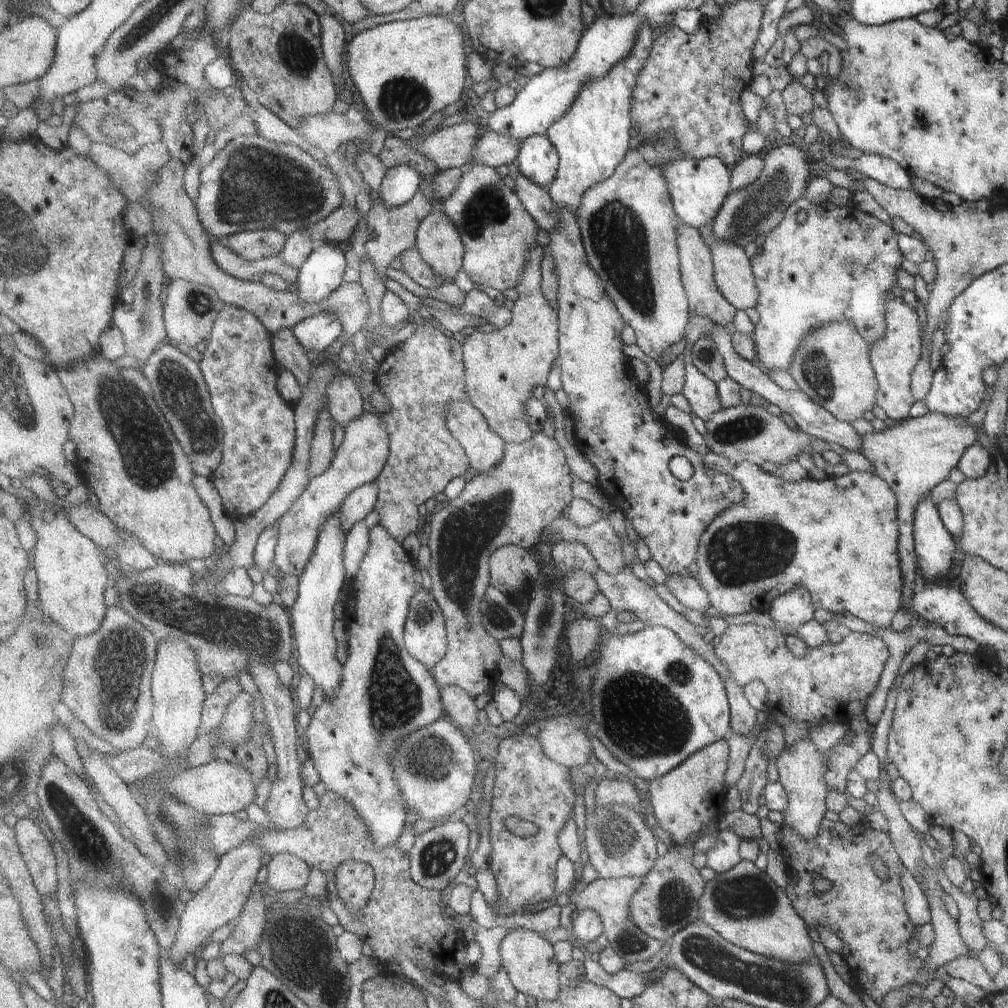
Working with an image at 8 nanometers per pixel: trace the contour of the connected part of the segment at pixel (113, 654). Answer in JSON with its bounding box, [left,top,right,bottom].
[61,606,159,753]

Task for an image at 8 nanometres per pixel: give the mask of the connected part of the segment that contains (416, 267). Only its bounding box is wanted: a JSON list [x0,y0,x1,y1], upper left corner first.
[400,248,446,290]

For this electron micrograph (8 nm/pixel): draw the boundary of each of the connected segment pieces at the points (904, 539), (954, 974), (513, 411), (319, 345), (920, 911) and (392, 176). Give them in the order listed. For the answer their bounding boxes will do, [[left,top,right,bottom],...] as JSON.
[[859,413,977,611],[943,956,999,997],[463,243,560,444],[291,314,344,354],[900,872,930,927],[378,165,421,209]]

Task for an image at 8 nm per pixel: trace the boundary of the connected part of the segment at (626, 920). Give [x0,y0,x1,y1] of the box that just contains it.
[573,877,665,968]

